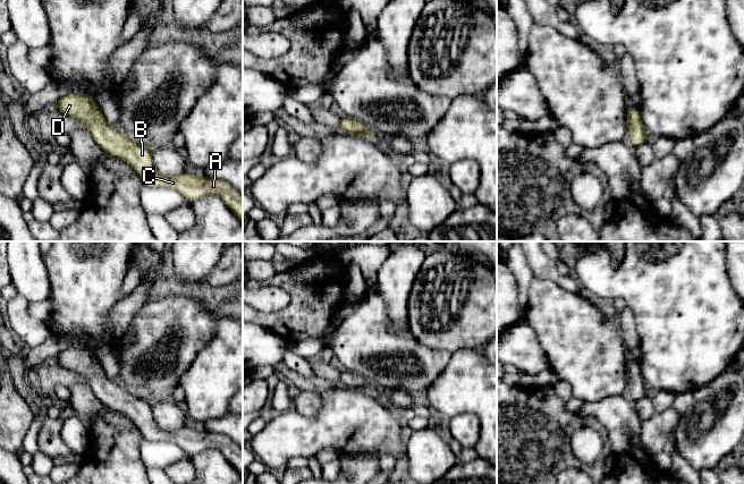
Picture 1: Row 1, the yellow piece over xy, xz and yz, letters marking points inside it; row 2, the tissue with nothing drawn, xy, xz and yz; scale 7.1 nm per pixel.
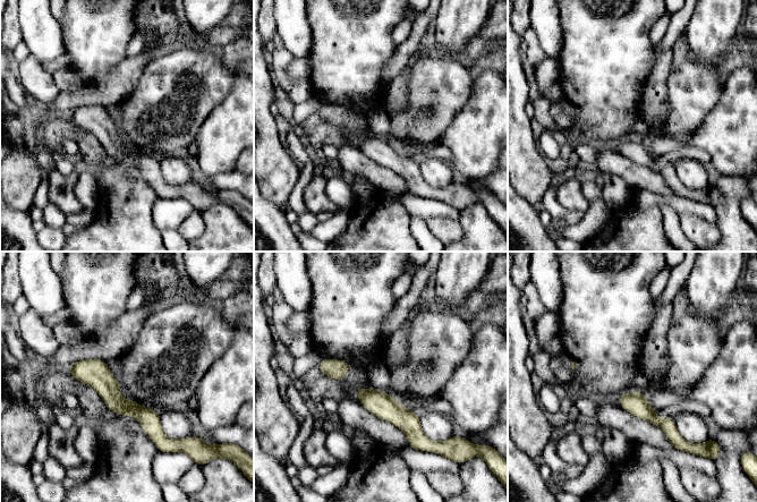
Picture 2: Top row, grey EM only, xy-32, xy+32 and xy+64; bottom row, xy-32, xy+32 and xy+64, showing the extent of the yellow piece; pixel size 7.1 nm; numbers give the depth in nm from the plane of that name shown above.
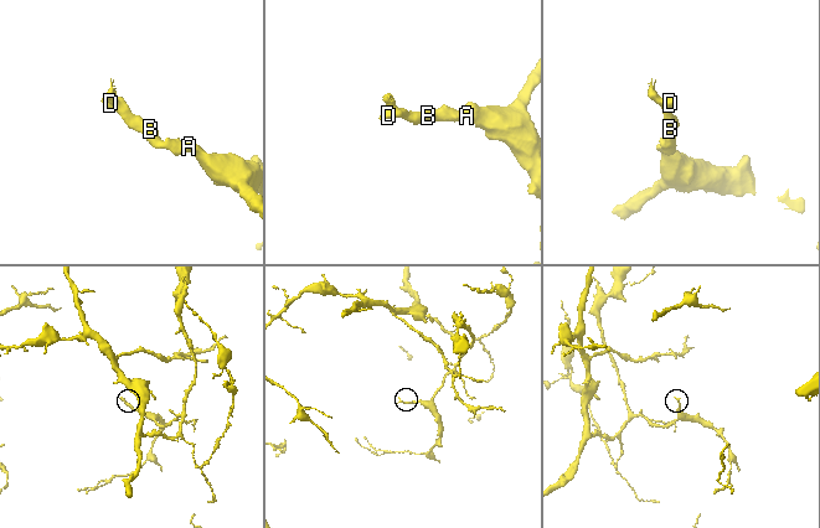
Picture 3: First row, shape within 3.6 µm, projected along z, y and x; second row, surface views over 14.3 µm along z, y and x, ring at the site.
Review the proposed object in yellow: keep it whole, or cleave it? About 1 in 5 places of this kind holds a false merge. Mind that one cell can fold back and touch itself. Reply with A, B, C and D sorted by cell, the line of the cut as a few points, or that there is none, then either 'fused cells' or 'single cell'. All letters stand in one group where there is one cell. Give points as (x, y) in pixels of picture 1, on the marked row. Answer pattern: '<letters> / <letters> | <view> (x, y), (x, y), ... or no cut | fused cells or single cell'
A B C D | no cut | single cell

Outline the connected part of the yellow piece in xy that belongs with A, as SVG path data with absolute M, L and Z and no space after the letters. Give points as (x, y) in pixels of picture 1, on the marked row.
M67 94L54 104L64 114L79 120L92 134L95 143L107 153L126 161L149 187L169 187L181 194L188 203L205 195L217 195L232 211L243 224L243 196L229 182L188 172L175 177L161 175L152 160L152 147L136 142L129 135L107 124L94 96Z

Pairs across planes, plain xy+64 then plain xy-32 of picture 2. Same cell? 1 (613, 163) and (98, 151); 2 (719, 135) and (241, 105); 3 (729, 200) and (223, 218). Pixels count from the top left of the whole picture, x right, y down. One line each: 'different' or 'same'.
1: same
2: same
3: same

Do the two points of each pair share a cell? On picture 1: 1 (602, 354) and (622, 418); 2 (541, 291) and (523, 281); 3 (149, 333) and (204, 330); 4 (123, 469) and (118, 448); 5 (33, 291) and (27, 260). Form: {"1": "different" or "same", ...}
{"1": "different", "2": "different", "3": "same", "4": "same", "5": "same"}

